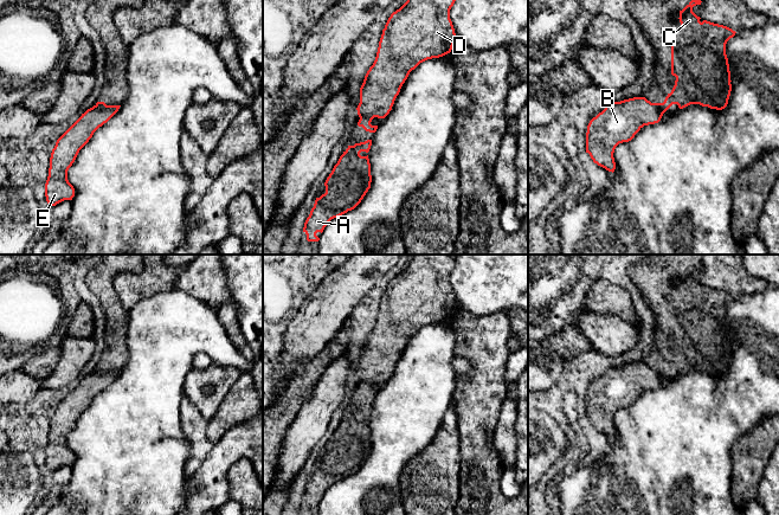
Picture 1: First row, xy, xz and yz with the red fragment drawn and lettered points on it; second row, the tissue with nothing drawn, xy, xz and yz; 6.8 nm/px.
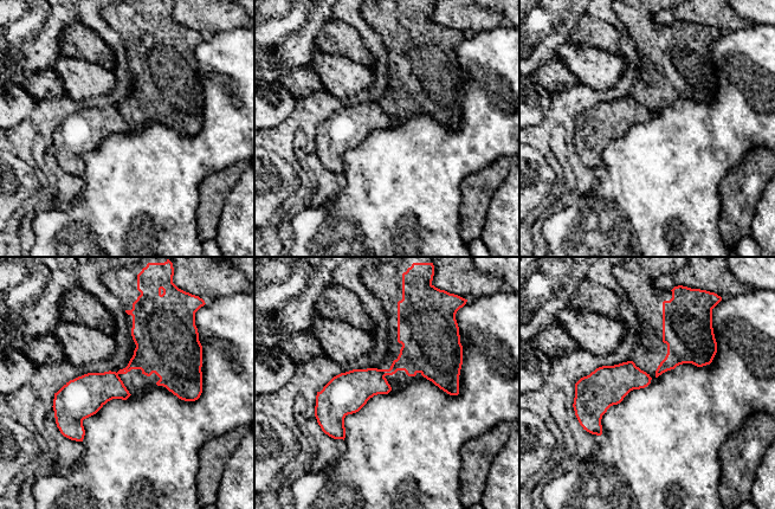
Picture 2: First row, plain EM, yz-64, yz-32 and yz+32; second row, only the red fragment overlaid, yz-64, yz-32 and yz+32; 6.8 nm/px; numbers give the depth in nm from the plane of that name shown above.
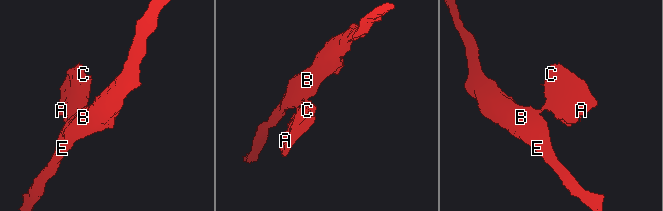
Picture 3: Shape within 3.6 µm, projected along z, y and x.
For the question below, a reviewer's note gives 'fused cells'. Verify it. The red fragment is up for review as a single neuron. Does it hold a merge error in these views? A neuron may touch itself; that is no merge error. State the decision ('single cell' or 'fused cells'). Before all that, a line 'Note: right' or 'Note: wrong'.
Note: right
fused cells

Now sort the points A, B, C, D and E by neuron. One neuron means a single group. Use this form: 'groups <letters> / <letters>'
groups A C / B D E

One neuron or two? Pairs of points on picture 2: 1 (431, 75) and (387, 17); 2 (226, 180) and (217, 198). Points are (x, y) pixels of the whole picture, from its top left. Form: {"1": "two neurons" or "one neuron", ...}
{"1": "one neuron", "2": "one neuron"}

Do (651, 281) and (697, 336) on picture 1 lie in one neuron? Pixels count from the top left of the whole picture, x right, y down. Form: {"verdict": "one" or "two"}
{"verdict": "one"}

